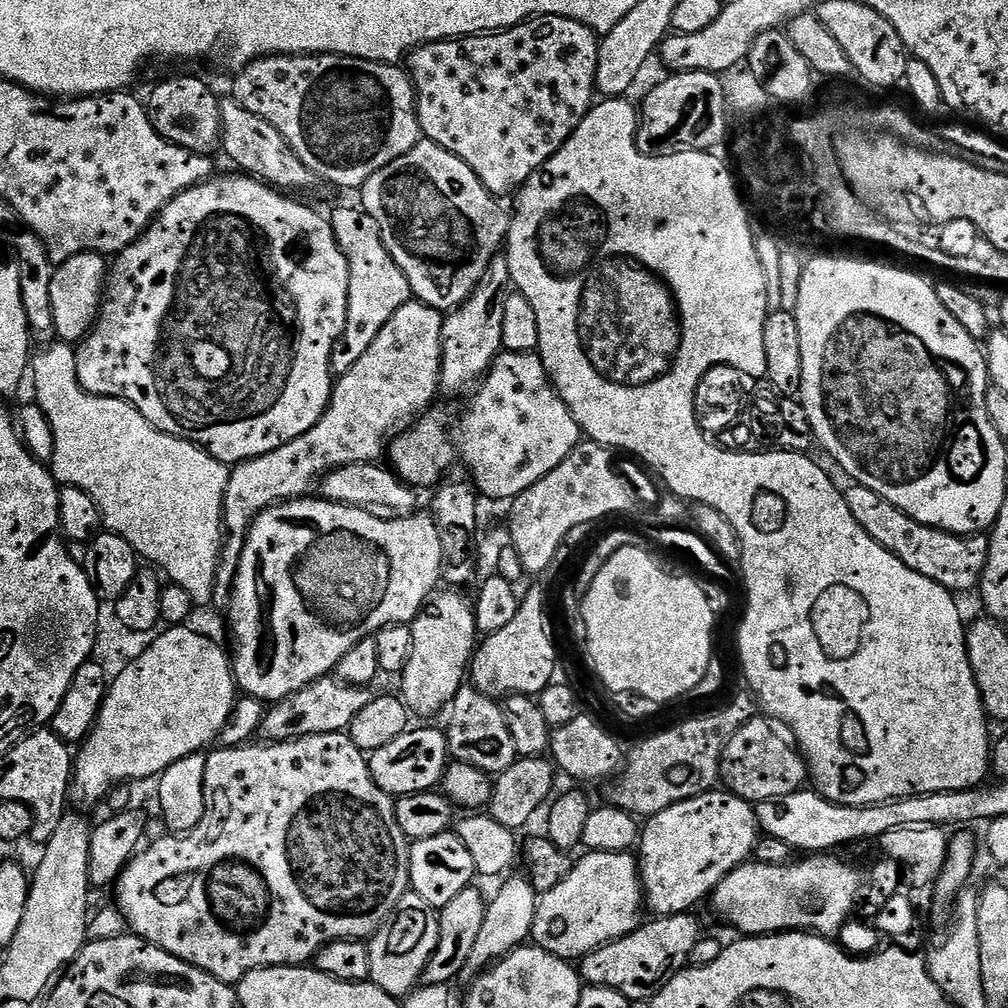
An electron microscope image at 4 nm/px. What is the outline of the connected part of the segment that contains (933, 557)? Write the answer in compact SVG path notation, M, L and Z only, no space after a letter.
M857 483L851 487L844 492L844 497L846 506L850 506L850 514L858 518L858 526L862 526L862 530L866 530L874 542L906 562L910 570L918 570L918 574L938 582L953 594L968 592L971 588L973 591L979 585L988 557L987 535L955 536L952 532L943 532L941 528L931 528L898 510L898 506L882 498L882 494Z

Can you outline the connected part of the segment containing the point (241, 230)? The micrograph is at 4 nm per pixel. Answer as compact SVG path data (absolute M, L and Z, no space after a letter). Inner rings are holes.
M247 174L217 175L203 184L178 194L153 218L147 230L115 257L106 285L106 299L96 317L96 327L88 333L76 353L78 382L95 396L113 396L133 404L160 432L189 440L209 452L215 460L235 466L243 460L258 458L294 442L322 418L332 397L332 351L341 343L346 326L346 306L350 290L350 266L338 246L332 225L312 208L292 200L291 195L277 190Z

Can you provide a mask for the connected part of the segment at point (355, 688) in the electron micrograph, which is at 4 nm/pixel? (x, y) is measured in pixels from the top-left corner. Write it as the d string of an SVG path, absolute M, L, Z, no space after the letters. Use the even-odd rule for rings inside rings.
M335 678L316 680L302 690L287 696L285 700L275 701L265 711L264 720L259 726L259 735L268 742L297 740L314 734L347 733L348 728L358 718L365 706L370 706L373 693L358 684L344 684Z

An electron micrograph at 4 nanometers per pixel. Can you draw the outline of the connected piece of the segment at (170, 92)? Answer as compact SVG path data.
M176 76L173 80L162 81L146 96L146 107L150 122L162 139L194 154L215 157L221 151L224 134L220 101L221 97L212 93L212 88L206 81L199 80L196 76Z

